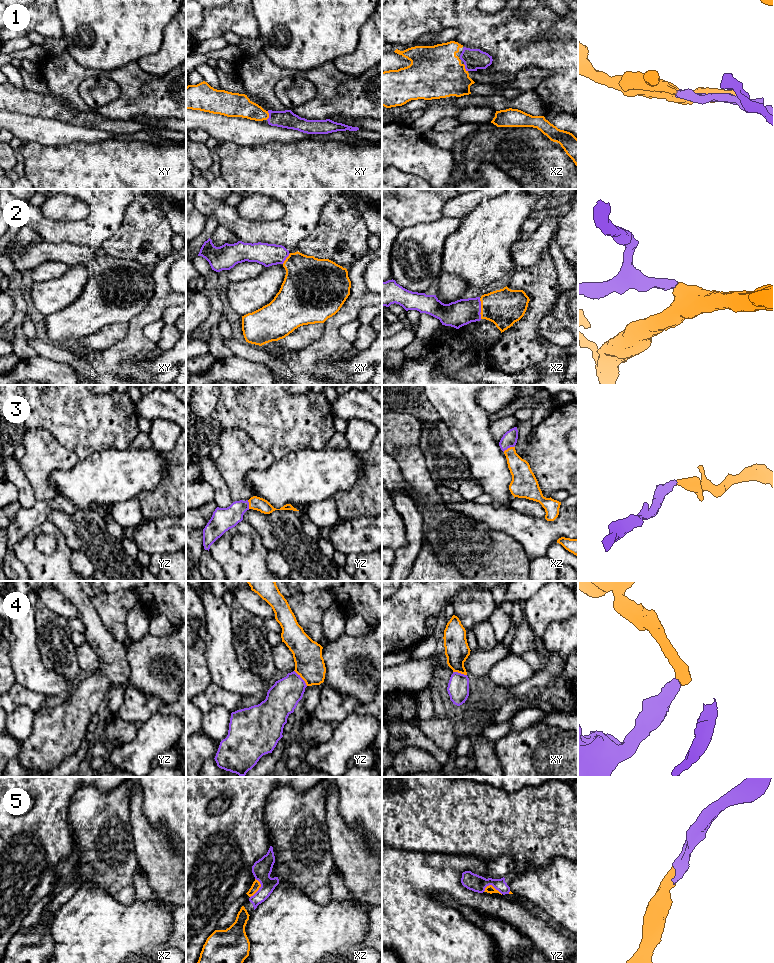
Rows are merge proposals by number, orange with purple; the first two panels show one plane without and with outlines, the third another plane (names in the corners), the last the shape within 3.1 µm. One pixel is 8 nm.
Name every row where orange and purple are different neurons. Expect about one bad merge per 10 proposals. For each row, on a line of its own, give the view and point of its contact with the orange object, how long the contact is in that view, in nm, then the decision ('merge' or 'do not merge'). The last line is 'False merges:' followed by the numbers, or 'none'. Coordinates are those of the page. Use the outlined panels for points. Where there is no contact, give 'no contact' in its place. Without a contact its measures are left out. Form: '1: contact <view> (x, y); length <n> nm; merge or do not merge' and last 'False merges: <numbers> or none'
1: contact xy (268, 115); length 70 nm; merge
2: contact xz (481, 308); length 170 nm; merge
3: contact xz (508, 448); length 100 nm; merge
4: contact yz (301, 677); length 170 nm; merge
5: contact xz (259, 887); length 170 nm; merge
False merges: none

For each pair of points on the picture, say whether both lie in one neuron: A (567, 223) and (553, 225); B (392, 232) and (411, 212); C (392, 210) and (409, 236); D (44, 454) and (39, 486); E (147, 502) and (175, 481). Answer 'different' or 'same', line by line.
A: different
B: different
C: different
D: same
E: same

